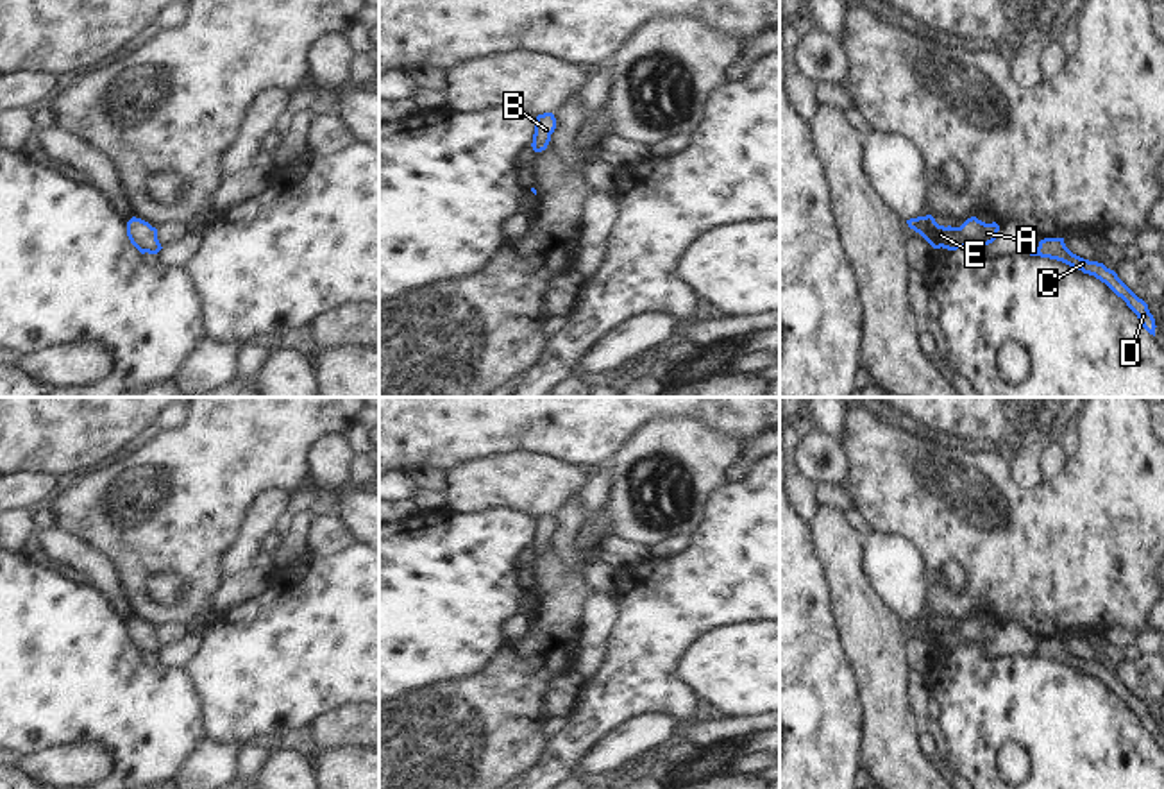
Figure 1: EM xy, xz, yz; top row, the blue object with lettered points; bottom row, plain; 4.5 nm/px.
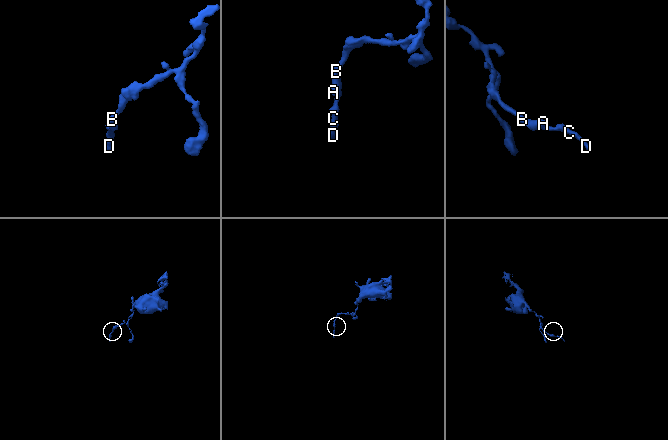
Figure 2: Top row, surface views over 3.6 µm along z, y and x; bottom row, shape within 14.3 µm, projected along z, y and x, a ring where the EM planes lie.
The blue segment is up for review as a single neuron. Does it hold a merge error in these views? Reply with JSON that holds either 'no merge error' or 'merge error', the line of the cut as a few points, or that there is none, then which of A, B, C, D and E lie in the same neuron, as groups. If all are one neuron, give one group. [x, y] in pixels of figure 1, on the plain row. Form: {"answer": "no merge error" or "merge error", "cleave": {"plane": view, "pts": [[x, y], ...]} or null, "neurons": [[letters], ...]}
{"answer": "no merge error", "cleave": null, "neurons": [["A", "B", "C", "D", "E"]]}

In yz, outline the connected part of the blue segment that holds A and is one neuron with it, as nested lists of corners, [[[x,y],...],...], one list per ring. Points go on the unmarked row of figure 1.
[[[932,615],[907,621],[908,628],[919,633],[933,649],[957,651],[969,646],[989,646],[996,641],[1000,626],[985,624],[976,617],[967,619],[960,628],[944,628]]]

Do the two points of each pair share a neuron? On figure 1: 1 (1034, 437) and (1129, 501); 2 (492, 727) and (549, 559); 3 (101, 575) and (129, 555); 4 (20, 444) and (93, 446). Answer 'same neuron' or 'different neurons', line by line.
1: different neurons
2: same neuron
3: different neurons
4: same neuron

